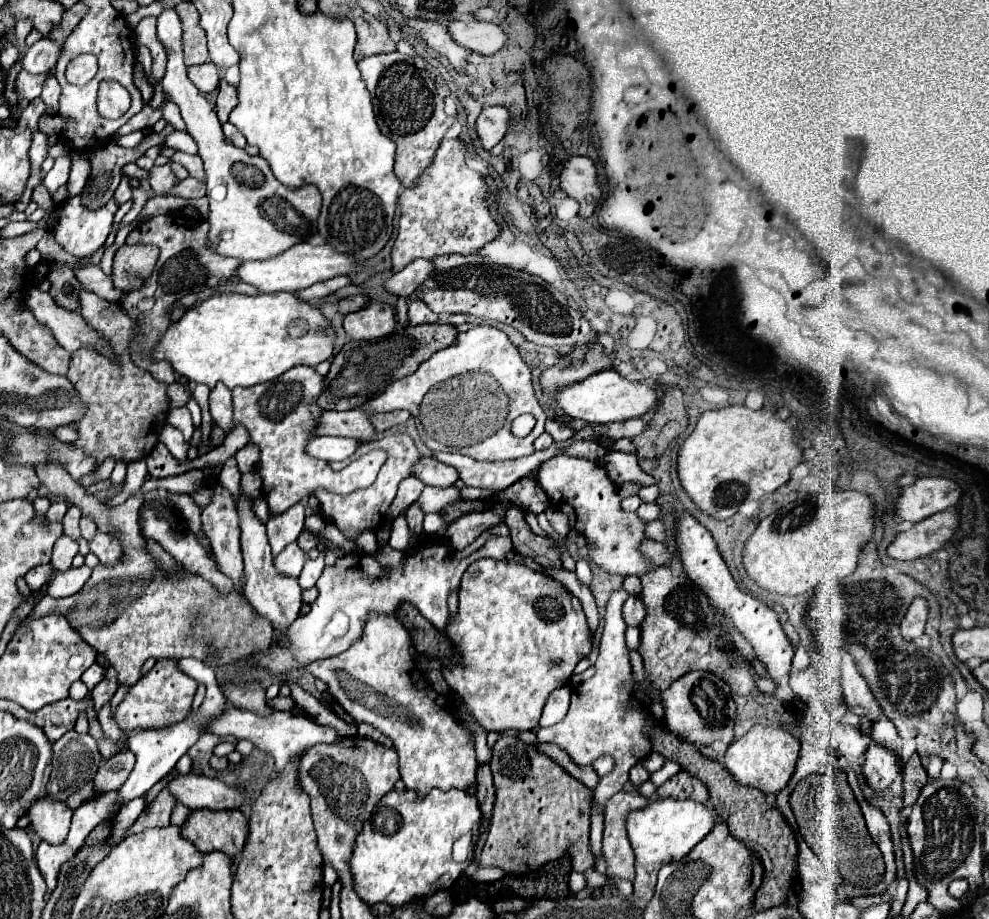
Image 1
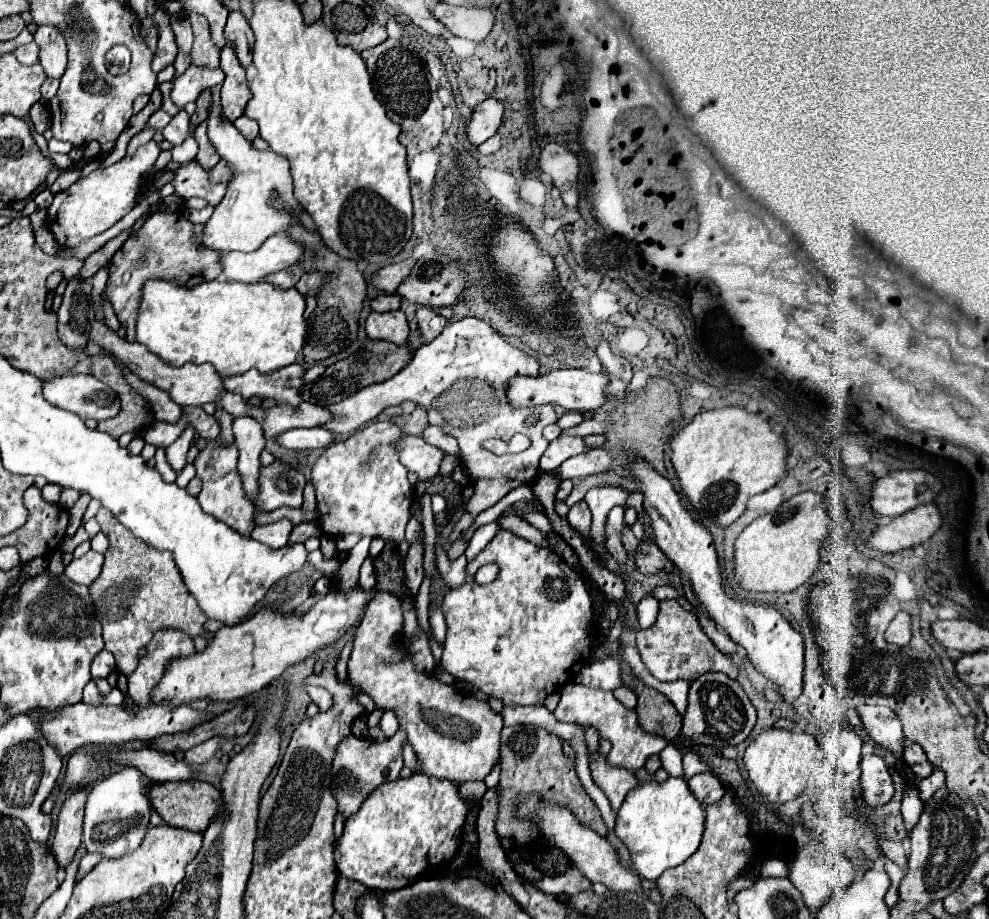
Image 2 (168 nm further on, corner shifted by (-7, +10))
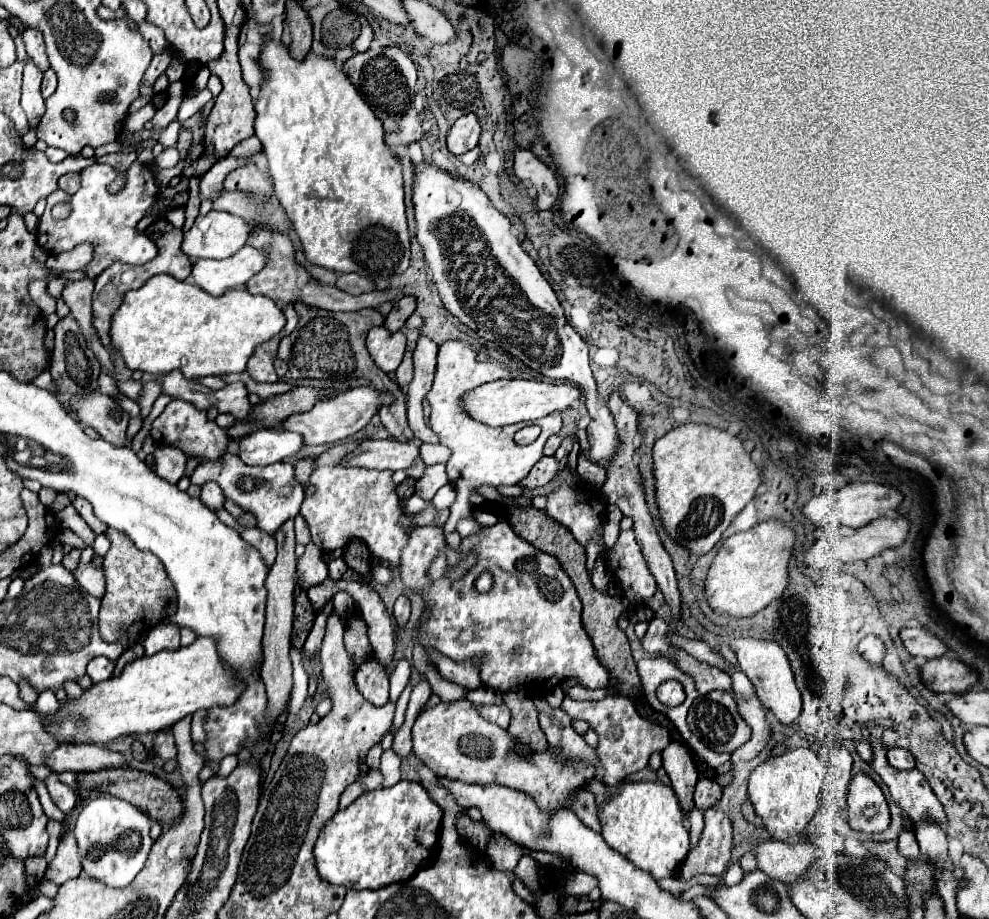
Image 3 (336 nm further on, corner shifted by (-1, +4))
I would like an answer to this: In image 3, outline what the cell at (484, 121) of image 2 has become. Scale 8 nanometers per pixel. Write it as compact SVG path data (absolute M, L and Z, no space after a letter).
M465 114L451 126L447 134L447 148L457 156L465 154L477 146L479 136L481 136L481 124L477 114Z

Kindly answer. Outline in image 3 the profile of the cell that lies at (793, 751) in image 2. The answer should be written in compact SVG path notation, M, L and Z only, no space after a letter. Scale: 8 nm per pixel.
M809 748L787 750L781 756L769 756L749 776L749 800L755 812L763 818L767 832L783 842L799 842L807 822L813 818L819 802L825 764Z

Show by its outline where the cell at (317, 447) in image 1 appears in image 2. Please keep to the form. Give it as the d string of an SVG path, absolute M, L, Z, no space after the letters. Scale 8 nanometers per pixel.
M297 428L275 436L275 444L279 444L285 450L317 450L327 448L333 442L333 434L325 432L325 428Z

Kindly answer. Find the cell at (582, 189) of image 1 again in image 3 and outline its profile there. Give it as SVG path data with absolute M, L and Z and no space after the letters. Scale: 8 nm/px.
M515 150L515 174L537 188L537 208L551 210L559 196L559 182L551 168L529 150Z

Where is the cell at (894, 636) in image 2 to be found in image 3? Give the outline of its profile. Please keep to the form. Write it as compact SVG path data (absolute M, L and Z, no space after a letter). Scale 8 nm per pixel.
M869 634L867 638L863 638L863 640L859 642L859 654L861 654L865 660L869 660L869 662L879 664L879 662L883 662L883 658L885 658L885 654L887 654L887 646L885 646L885 642L883 642L879 636Z

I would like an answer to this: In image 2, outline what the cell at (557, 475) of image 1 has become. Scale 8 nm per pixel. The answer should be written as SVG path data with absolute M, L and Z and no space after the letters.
M561 435L549 443L545 454L543 454L543 458L541 458L539 468L543 472L551 472L551 470L559 468L567 458L571 458L575 454L581 454L585 450L589 450L589 448L585 446L583 438Z

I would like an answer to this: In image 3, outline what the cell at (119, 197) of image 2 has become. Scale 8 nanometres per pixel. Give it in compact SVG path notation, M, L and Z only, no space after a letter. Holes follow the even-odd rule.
M135 160L125 170L123 188L117 194L111 194L107 190L107 186L115 178L119 178L119 170L109 164L89 166L87 170L81 172L81 188L73 196L63 190L55 190L53 194L47 196L47 208L45 208L45 214L41 216L41 222L37 228L37 244L47 252L67 252L81 242L91 242L95 246L95 256L93 256L91 264L85 266L87 278L99 276L103 272L103 268L107 268L115 260L121 260L125 264L145 264L157 254L155 244L135 230L135 226L143 218L145 210L159 196L159 188L155 186L155 178L153 178L149 166ZM61 202L71 204L71 214L63 220L55 220L51 216L51 208Z

